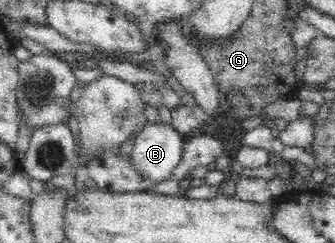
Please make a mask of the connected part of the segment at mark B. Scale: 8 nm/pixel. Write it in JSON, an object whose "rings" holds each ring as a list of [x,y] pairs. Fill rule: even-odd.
{"rings":[[[149,121],[137,131],[130,158],[141,175],[161,183],[173,177],[182,147],[183,136],[173,125]]]}

